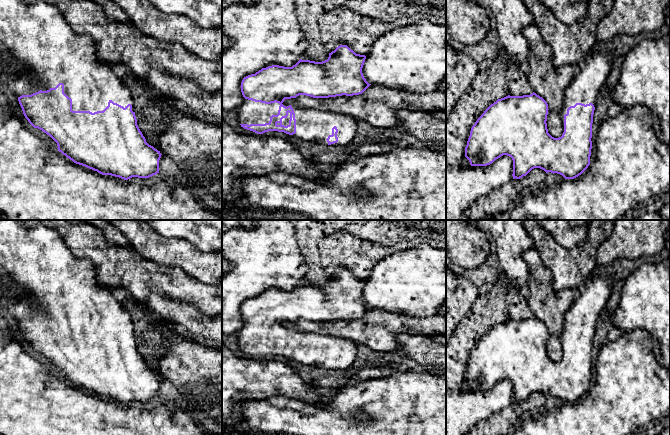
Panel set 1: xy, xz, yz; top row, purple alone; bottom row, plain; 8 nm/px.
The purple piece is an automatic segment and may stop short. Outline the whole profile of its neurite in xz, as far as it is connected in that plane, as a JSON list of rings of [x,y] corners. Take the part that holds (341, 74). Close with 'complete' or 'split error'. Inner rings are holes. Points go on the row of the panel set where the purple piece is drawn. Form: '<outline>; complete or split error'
[[[340,45],[325,61],[300,59],[292,67],[272,65],[244,77],[240,87],[245,100],[238,107],[238,123],[257,134],[278,131],[312,143],[336,147],[348,145],[357,133],[357,119],[337,112],[291,106],[284,100],[299,95],[329,98],[362,94],[371,85],[362,73],[365,59],[365,55],[356,54],[347,45]]]; split error

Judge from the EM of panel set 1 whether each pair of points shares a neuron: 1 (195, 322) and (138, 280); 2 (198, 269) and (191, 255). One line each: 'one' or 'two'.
1: two
2: one

